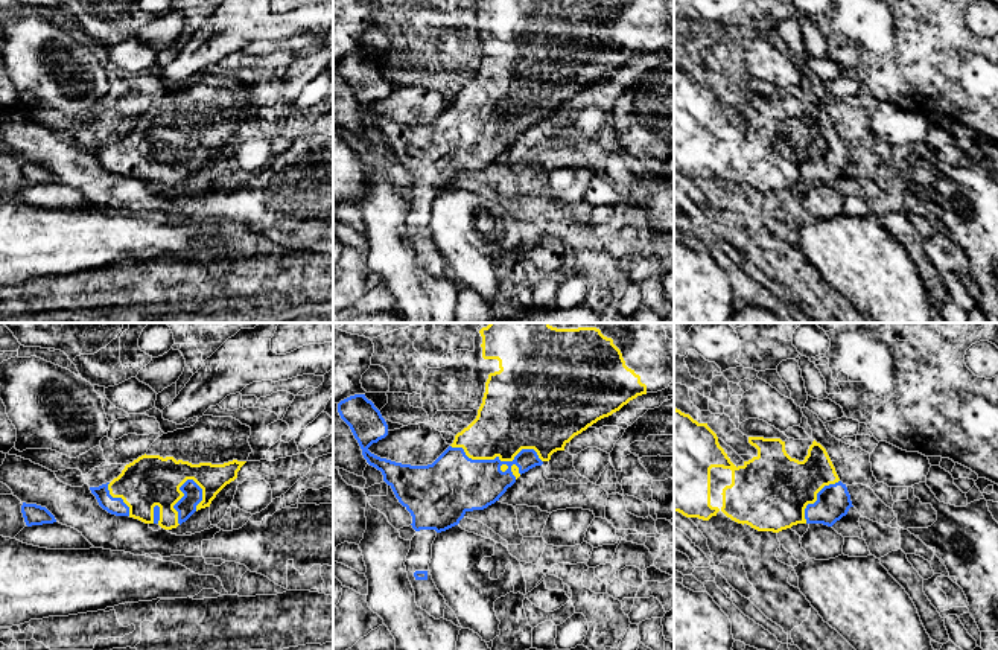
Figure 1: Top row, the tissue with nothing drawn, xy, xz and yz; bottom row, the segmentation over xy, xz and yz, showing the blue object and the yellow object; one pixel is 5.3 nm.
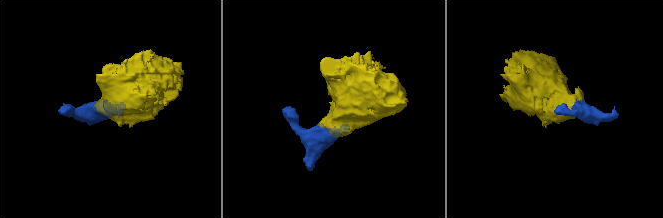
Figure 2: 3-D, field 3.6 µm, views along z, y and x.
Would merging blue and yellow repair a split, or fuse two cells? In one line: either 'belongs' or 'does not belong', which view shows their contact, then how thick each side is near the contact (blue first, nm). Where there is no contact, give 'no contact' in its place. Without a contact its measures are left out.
belongs; contact in xz; calibres 300 and 380 nm

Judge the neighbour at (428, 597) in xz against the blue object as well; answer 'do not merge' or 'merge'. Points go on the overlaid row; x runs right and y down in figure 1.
merge

